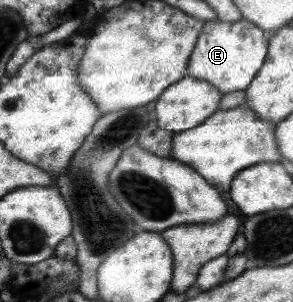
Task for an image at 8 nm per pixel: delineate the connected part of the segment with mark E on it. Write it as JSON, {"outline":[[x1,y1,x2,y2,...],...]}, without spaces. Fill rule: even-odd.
{"outline":[[213,19,207,22,199,34,197,49,190,57,189,75,195,79,207,80,223,94,246,91,257,77,259,70,269,56,269,41,265,39,263,28,245,19,235,22,222,22]]}

